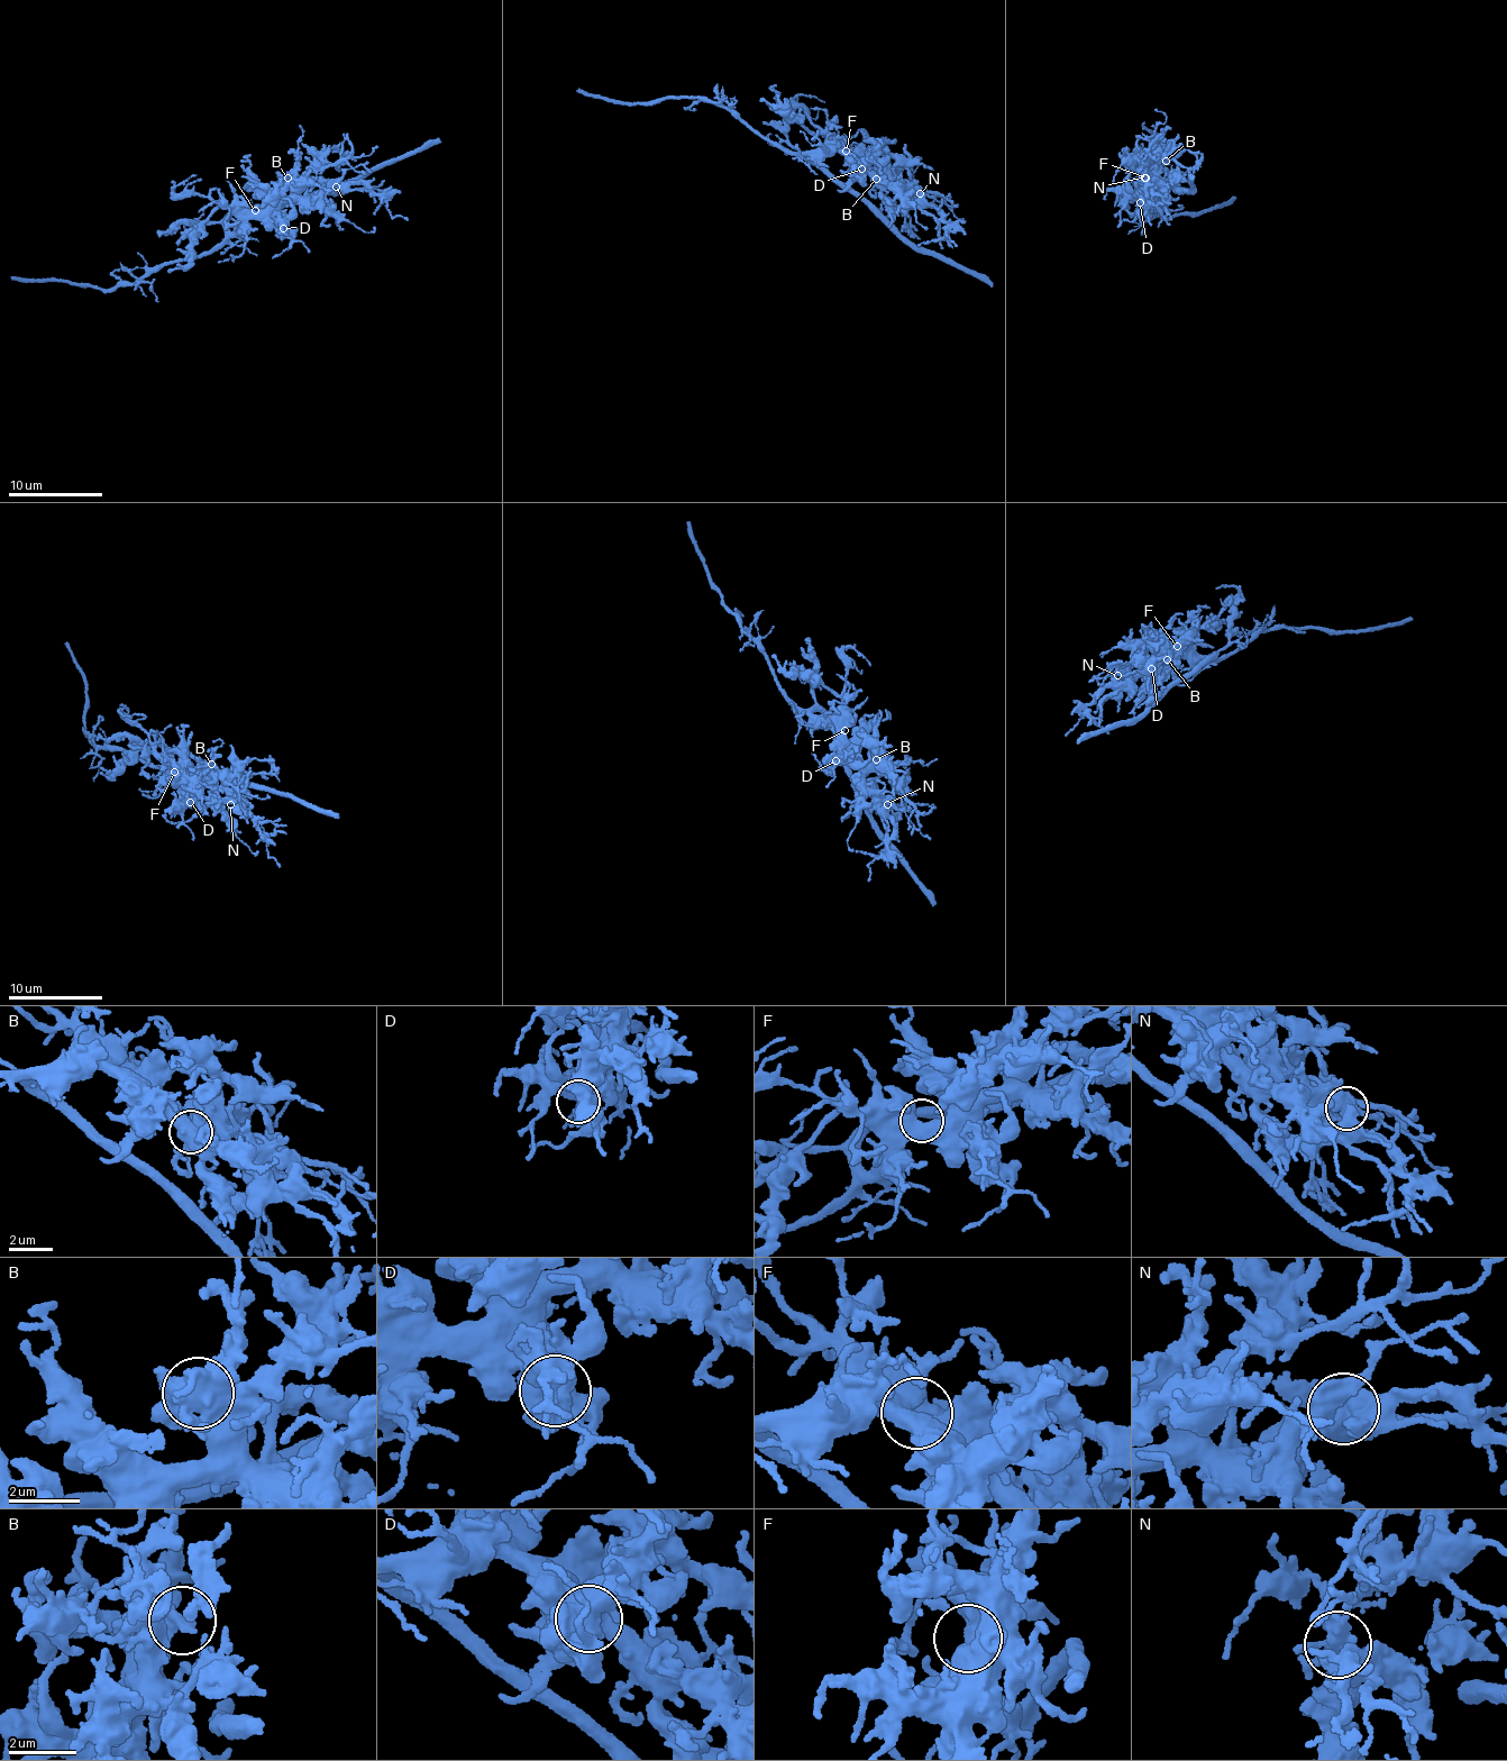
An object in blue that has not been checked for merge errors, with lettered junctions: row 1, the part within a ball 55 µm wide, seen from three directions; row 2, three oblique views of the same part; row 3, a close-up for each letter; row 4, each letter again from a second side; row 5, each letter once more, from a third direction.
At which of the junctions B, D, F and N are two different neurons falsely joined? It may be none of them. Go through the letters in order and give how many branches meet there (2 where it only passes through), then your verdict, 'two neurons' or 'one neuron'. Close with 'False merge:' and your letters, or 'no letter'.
B: branches 1; one neuron
D: branches 2; one neuron
F: branches 2; one neuron
N: branches 2; one neuron
False merge: no letter

